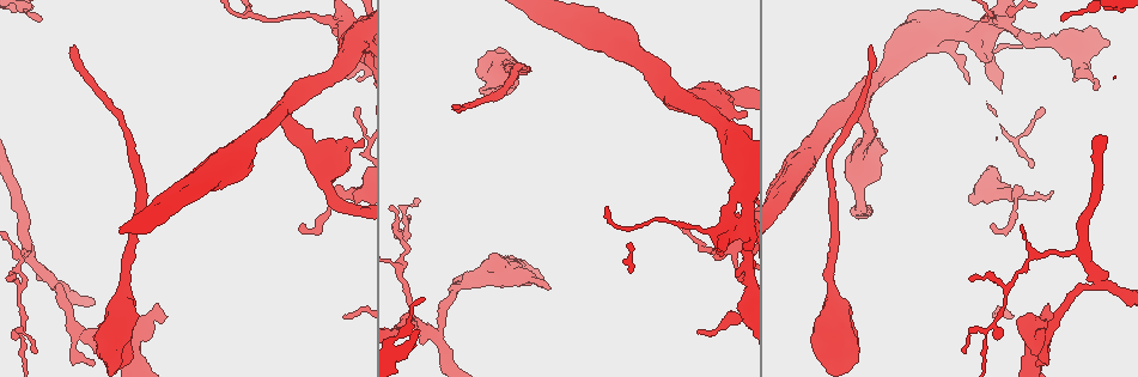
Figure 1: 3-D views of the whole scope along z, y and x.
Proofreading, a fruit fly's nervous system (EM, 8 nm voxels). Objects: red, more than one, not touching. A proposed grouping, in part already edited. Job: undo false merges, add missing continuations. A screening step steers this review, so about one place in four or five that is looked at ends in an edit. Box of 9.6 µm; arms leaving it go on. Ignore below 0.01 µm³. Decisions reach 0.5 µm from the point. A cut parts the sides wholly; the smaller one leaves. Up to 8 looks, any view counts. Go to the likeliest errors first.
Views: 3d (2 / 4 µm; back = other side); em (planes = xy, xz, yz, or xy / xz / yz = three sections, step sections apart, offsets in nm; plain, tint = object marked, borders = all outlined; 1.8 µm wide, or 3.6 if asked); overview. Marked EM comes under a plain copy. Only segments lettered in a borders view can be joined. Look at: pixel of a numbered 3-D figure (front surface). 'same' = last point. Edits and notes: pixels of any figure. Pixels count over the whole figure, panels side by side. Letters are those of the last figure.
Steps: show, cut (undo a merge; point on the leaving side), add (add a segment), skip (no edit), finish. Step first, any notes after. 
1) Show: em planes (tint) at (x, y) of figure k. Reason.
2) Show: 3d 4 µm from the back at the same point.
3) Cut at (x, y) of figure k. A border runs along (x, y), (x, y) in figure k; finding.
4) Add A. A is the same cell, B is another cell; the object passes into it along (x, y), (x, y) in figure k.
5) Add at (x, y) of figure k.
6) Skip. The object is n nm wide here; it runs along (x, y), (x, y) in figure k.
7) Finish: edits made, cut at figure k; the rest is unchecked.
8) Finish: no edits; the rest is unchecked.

Show: 3d 2 µm at (741, 232) of figure 1. Abrupt turn.

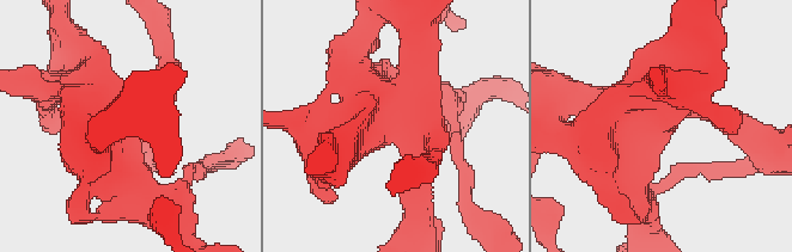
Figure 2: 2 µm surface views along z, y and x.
Show: em xy step 16 (tint) at (392, 129) of figure 2.

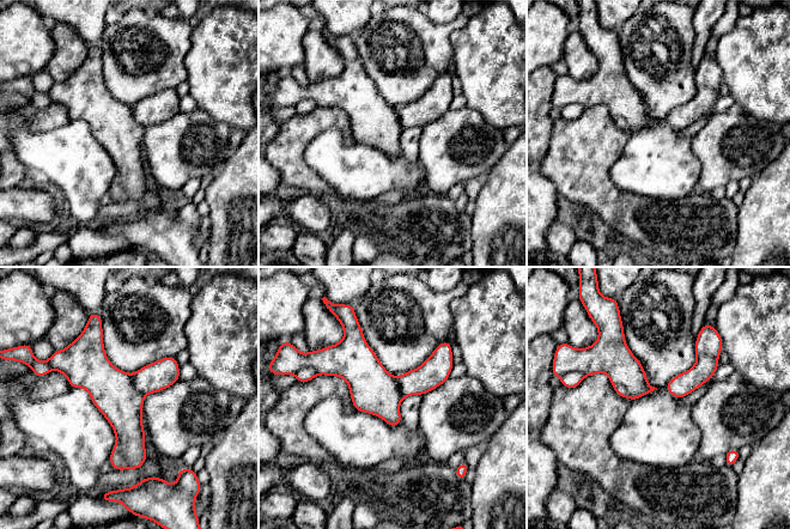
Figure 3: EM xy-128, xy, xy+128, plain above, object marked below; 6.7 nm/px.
Show: em planes (borders) at the same point.

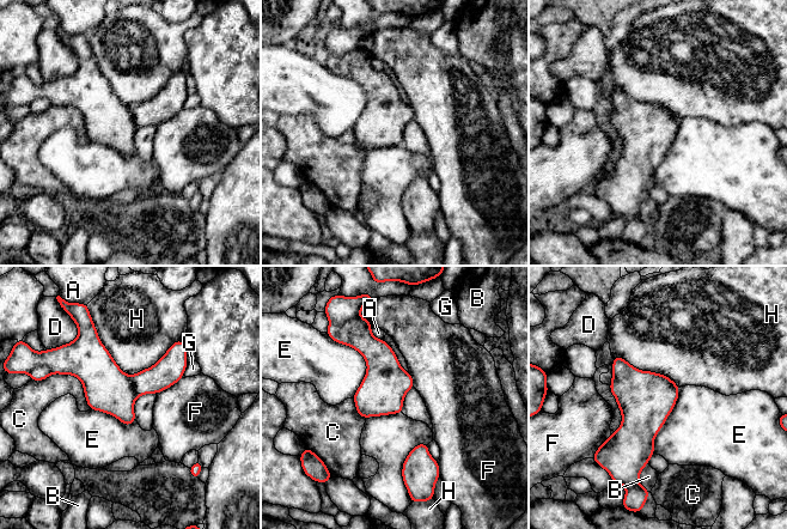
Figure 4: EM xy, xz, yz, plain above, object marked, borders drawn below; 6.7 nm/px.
Cut at (108, 389) of figure 4. A, B, C, D, E, F, G and H are other cells; a border runs along (129, 376), (133, 389), (138, 395) in figure 4; two neurons meet here.

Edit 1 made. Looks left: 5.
Show: overview. Redraw.

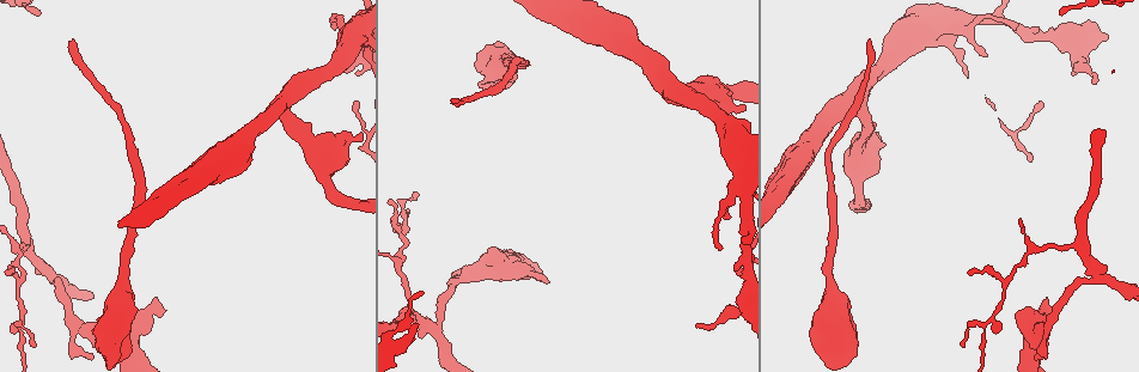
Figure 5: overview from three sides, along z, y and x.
Show: em yz step 8 (borders) at (1050, 310) of figure 5. Branch stops here.

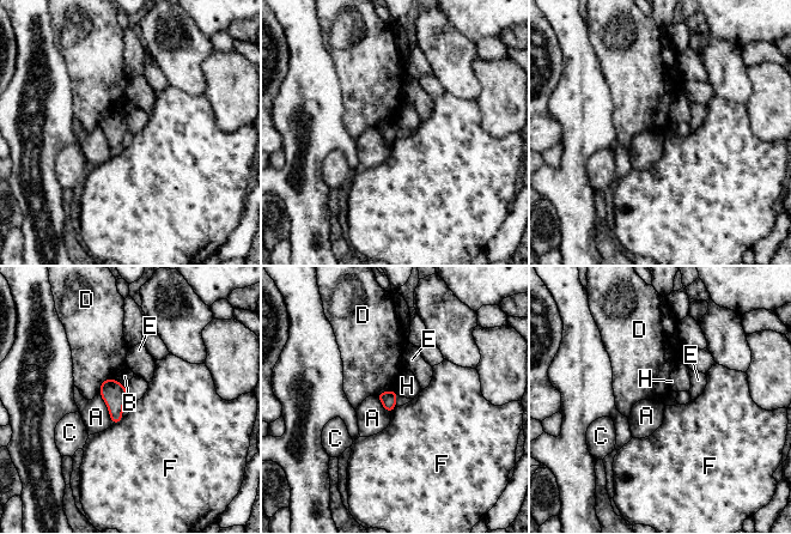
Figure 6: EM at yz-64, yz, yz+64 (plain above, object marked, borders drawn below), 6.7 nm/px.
Show: em planes (borders) at the same point. Another direction.

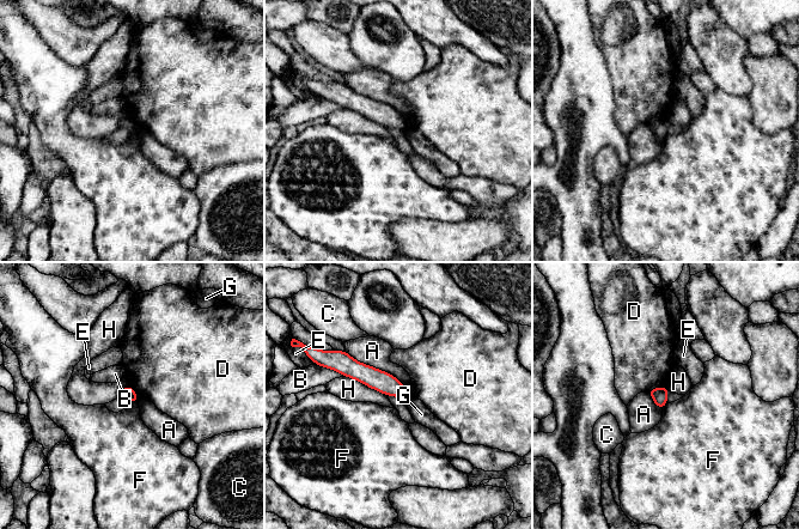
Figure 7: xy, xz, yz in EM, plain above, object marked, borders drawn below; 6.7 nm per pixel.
Skip. A, B, C, D, E, F, G and H are other cells; it runs along (337, 359), (403, 394) in figure 7; no lettered segment goes on from it.

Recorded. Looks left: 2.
Show: em planes (borders) at (868, 41) of figure 5. Long arm stops here.

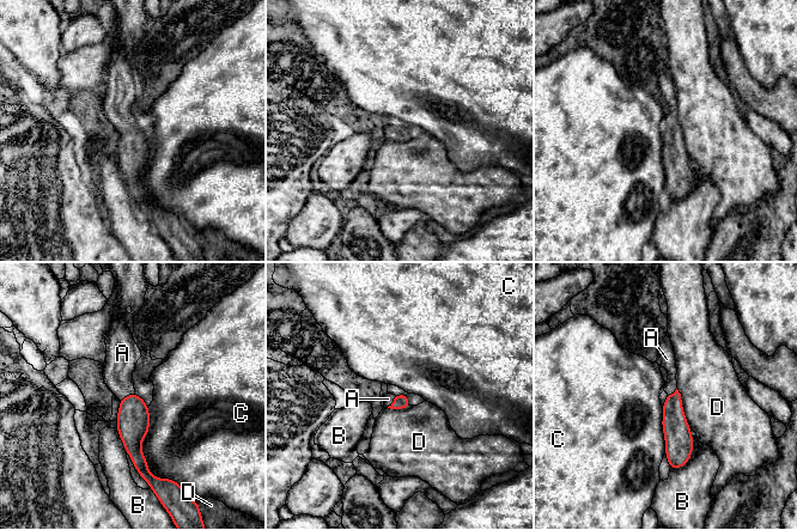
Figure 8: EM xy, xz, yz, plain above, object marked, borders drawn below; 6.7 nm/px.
Add A. The longest contact is with C, 480 nm; A is the same cell, B, C and D are other cells; the object passes into it along (133, 418), (126, 396), (120, 363) in figure 8; it goes on there.

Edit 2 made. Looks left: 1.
Finish: edits made, cut at figure 4, add at figure 8; the rest is unchecked.

